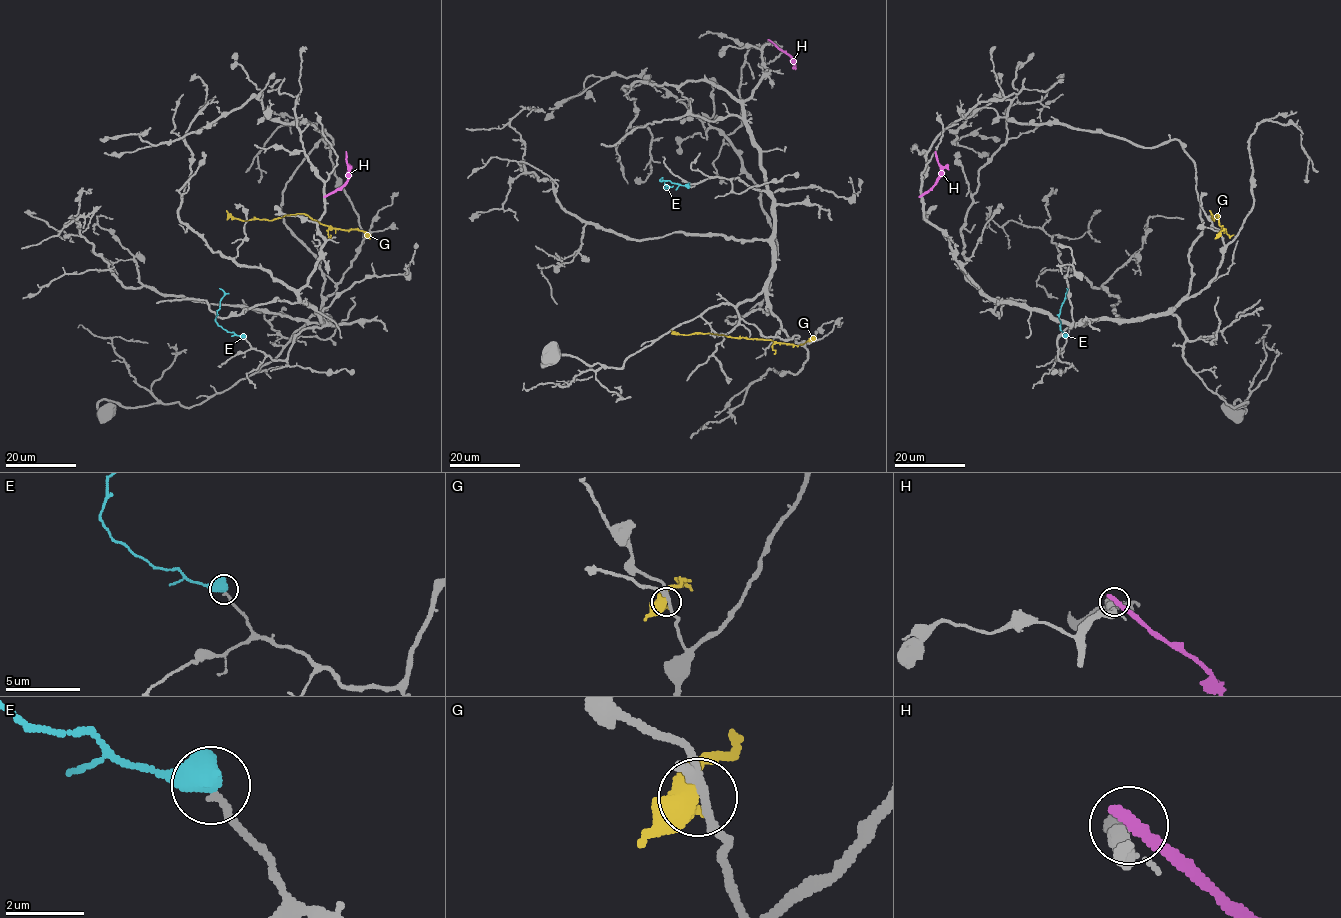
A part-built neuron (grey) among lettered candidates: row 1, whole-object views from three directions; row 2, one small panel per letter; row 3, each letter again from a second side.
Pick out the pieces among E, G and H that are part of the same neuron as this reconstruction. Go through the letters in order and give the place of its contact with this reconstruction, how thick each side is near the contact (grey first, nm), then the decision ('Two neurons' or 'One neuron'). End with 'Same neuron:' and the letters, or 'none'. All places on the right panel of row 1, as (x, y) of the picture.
E: Touches grey at (1066, 337). Thickness 170 nm (grey) against 800 nm. One neuron
G: Touches grey at (1220, 234). Thickness 180 nm (grey) against 440 nm. Two neurons
H: Touches grey at (920, 196). Thickness 420 nm (grey) against 380 nm. Two neurons
Same neuron: E

